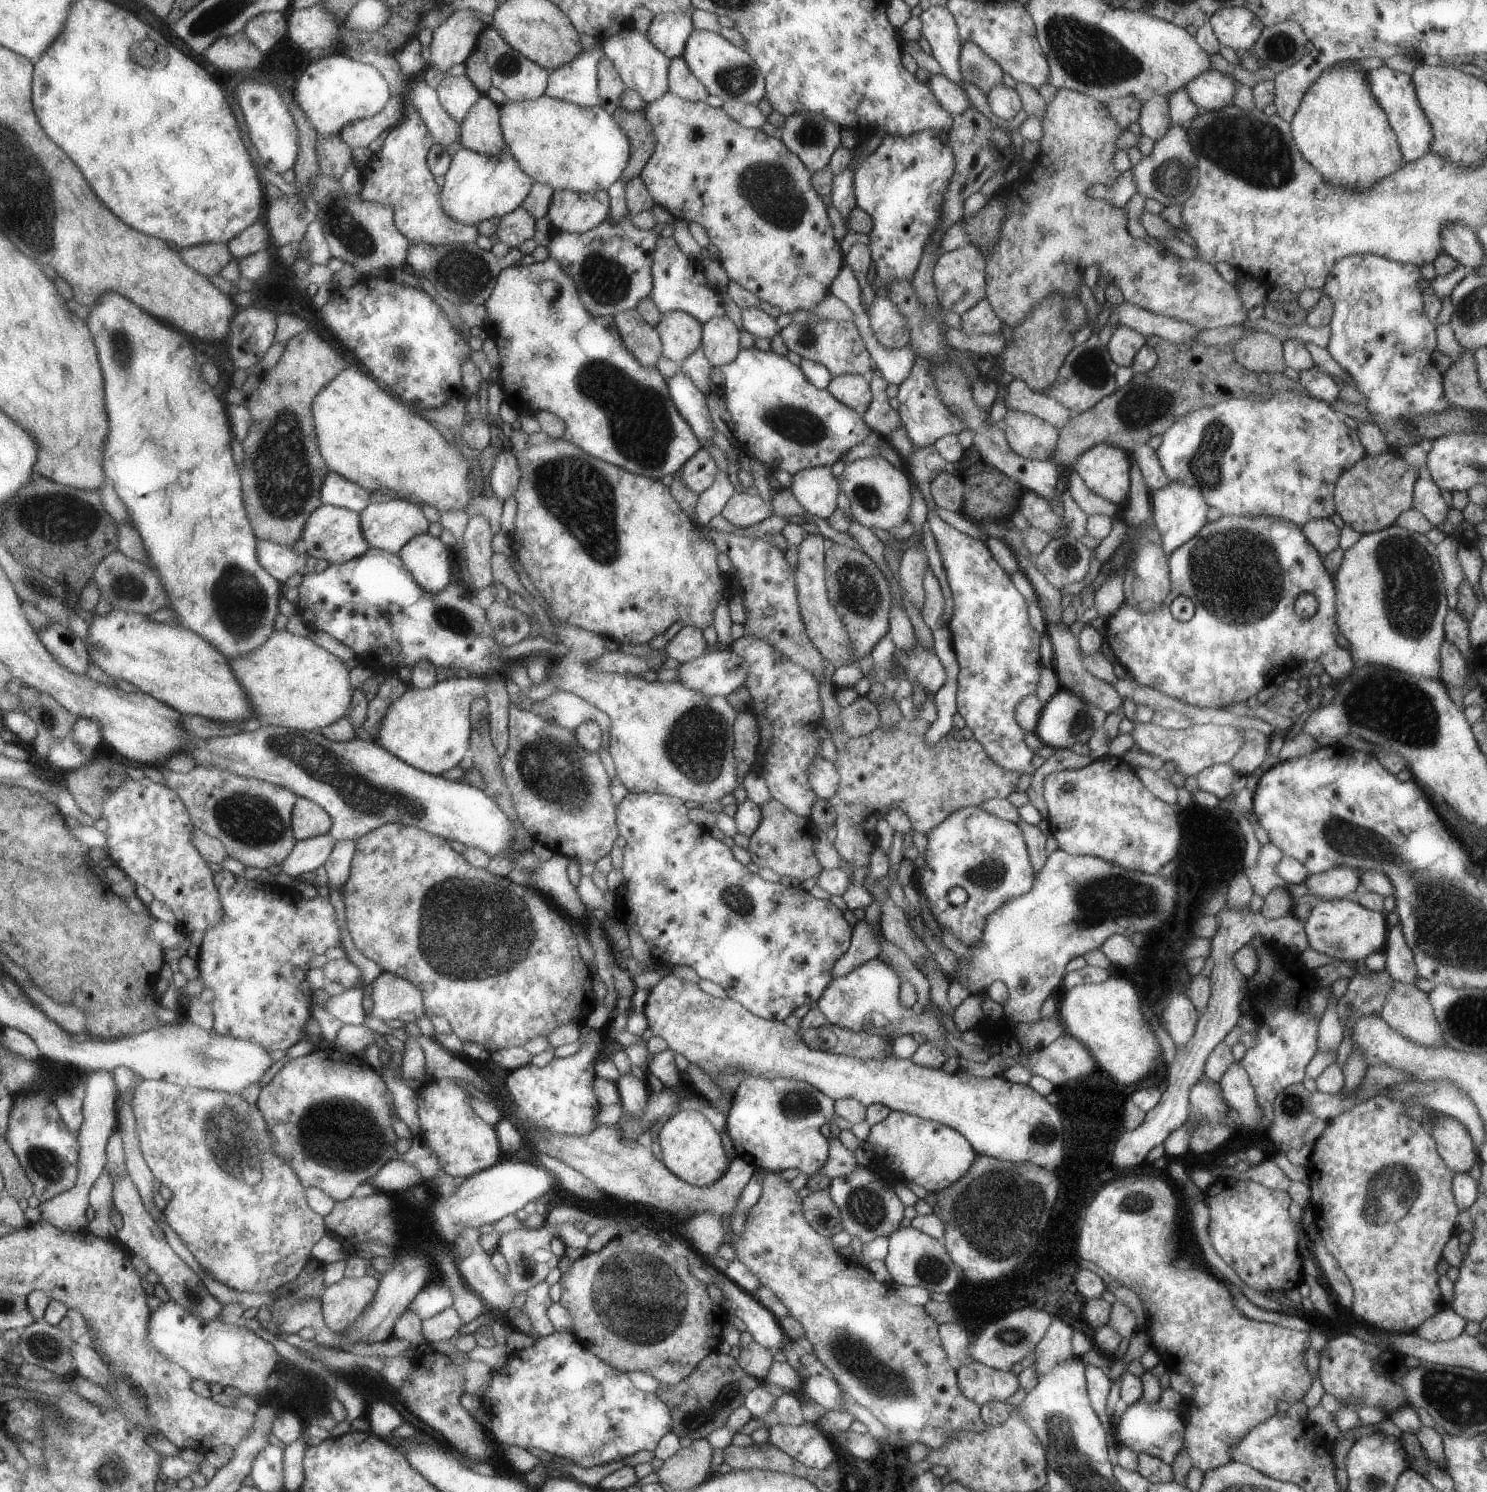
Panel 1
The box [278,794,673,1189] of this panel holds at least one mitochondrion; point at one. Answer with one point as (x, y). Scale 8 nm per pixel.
(459, 939)

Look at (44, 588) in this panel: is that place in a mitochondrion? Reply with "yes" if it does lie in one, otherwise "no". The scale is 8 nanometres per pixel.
yes

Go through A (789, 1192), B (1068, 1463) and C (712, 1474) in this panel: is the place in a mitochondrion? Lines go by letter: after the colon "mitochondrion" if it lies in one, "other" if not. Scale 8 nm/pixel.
A: other
B: mitochondrion
C: other

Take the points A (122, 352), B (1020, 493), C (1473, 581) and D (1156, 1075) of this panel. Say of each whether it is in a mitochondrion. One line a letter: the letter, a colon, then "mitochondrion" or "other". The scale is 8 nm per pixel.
A: mitochondrion
B: other
C: other
D: other

